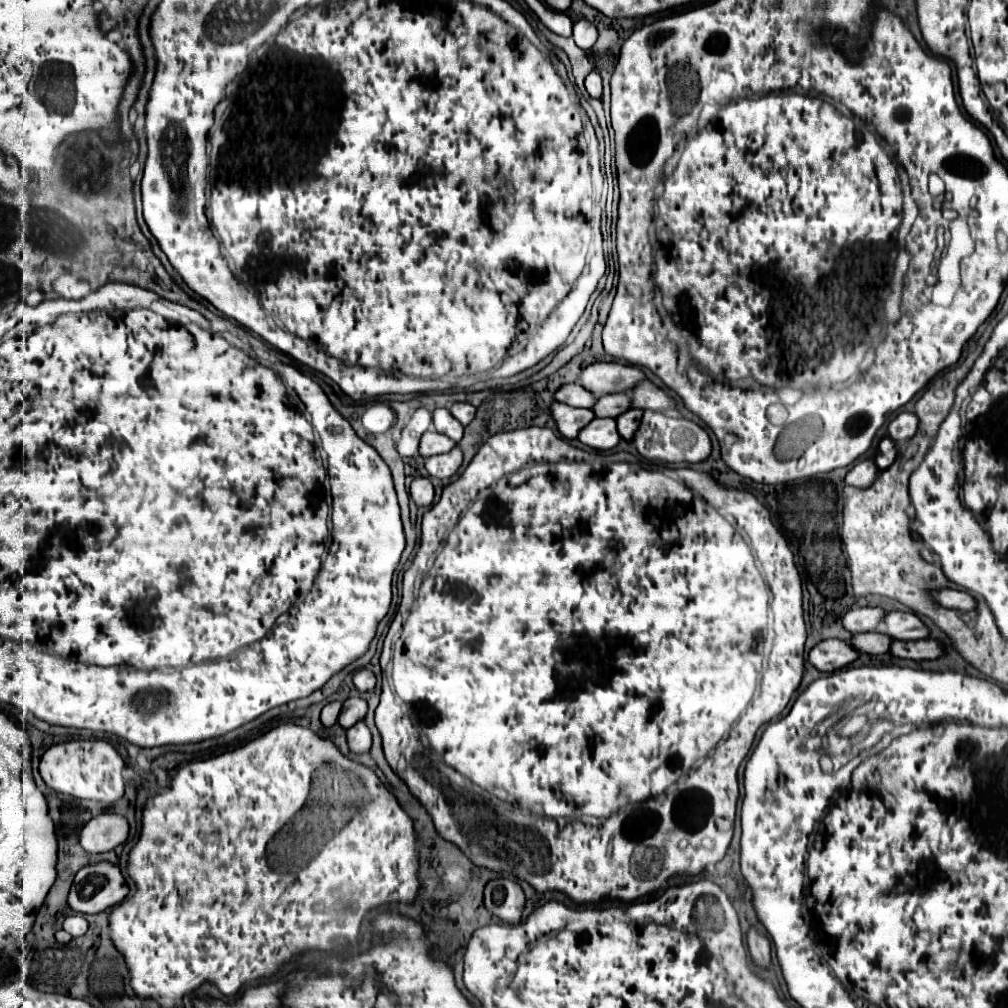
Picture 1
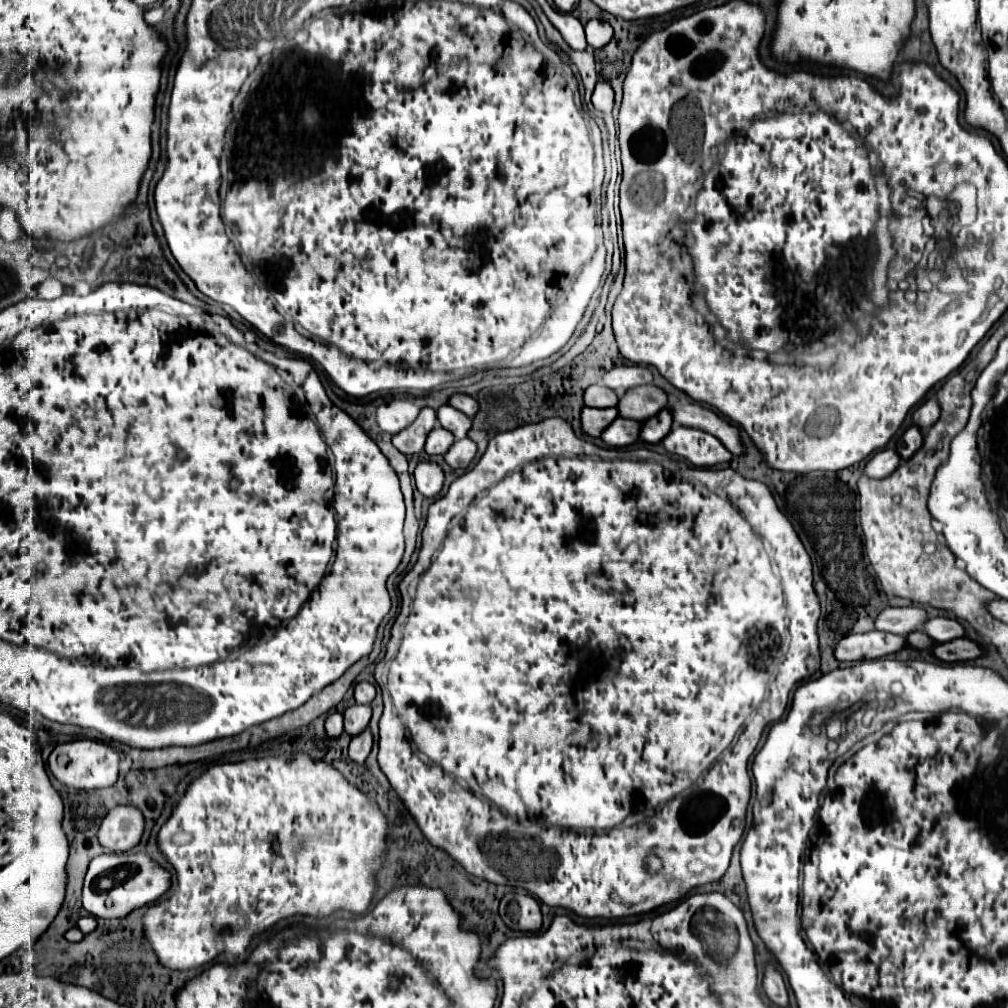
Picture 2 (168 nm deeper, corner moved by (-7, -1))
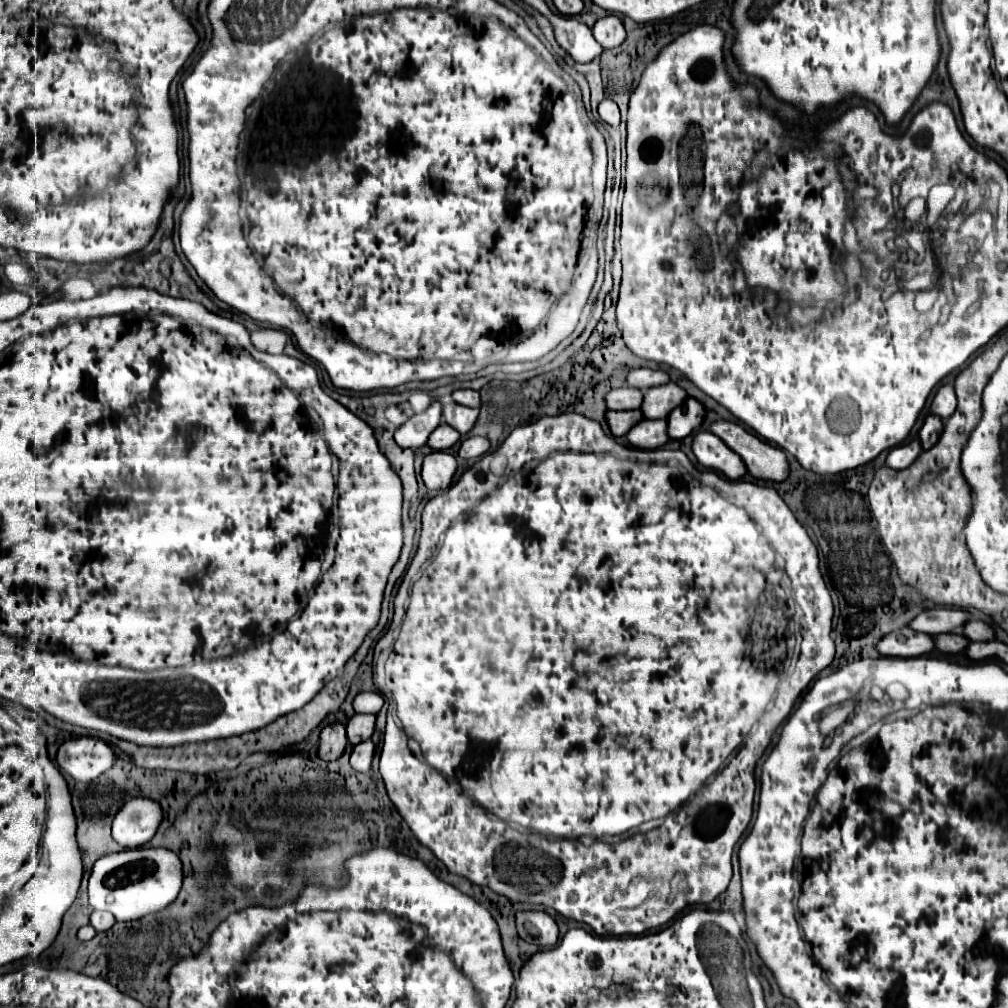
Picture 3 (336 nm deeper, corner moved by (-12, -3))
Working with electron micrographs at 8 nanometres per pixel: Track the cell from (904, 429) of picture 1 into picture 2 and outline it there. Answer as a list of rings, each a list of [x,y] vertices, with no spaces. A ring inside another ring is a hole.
[[[927,399],[915,413],[913,413],[913,425],[917,425],[921,431],[931,429],[931,425],[939,419],[941,407],[935,399]]]

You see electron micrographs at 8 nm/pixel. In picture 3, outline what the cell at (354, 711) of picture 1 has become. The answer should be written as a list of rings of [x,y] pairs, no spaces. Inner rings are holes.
[[[354,715],[350,721],[348,721],[348,741],[352,745],[358,745],[360,741],[366,741],[372,737],[374,733],[374,721],[376,721],[376,715]]]

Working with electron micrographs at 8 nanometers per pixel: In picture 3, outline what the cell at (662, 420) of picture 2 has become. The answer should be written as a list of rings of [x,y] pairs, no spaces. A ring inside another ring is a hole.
[[[688,397],[682,405],[678,405],[670,415],[668,415],[668,437],[670,439],[684,439],[686,435],[692,433],[694,427],[698,427],[704,419],[704,407]]]

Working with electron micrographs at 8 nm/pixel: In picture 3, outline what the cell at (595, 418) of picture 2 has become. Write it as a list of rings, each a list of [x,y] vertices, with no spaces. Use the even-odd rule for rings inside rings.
[[[606,411],[606,423],[614,437],[622,437],[628,433],[632,425],[642,421],[640,411]]]

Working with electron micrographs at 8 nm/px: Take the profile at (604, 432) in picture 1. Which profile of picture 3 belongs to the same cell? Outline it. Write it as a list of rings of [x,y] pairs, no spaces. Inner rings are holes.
[[[644,419],[642,423],[636,423],[626,433],[626,441],[638,449],[658,449],[668,441],[666,421],[664,419],[656,419],[656,421]]]

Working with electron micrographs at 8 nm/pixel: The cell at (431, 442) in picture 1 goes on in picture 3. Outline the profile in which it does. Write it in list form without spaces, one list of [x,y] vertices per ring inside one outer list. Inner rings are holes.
[[[440,423],[440,425],[434,429],[434,433],[430,435],[428,445],[430,445],[434,451],[446,451],[446,449],[454,447],[454,445],[458,443],[458,439],[460,439],[460,433],[458,433],[454,427],[450,427],[448,423]]]

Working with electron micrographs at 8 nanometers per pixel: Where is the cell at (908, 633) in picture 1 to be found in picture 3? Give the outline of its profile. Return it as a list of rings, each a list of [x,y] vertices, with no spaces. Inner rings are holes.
[[[968,621],[962,627],[962,635],[972,641],[990,641],[994,639],[994,631],[984,621]]]

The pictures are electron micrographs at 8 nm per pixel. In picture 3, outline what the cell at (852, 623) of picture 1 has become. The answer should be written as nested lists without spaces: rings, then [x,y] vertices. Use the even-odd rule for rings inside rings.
[[[936,607],[932,611],[922,611],[920,615],[916,615],[912,621],[908,621],[908,627],[914,631],[928,633],[928,635],[958,633],[964,621],[968,621],[966,611],[950,609],[950,607]]]

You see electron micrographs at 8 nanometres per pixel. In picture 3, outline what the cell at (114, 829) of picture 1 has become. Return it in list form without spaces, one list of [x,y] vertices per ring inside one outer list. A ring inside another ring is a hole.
[[[130,799],[112,821],[112,837],[124,849],[138,849],[146,845],[162,819],[162,809],[152,799]]]

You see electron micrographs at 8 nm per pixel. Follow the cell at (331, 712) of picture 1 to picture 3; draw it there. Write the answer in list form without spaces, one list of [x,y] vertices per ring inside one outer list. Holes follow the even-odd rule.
[[[332,723],[326,725],[320,733],[320,749],[318,755],[324,761],[334,761],[338,759],[344,749],[348,745],[348,737],[346,737],[346,725],[344,723]]]

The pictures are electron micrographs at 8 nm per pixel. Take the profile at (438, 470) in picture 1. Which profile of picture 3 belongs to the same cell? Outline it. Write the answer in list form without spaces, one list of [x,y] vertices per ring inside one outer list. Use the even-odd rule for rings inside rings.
[[[468,437],[462,441],[458,455],[462,459],[476,459],[476,457],[482,457],[488,451],[488,447],[490,443],[486,437]]]

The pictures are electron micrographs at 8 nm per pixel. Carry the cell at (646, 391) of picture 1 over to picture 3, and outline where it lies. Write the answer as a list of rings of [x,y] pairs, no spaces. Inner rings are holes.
[[[714,421],[708,425],[708,431],[718,435],[744,459],[744,465],[752,477],[768,481],[784,481],[788,477],[788,461],[784,451],[748,433],[738,423]]]

